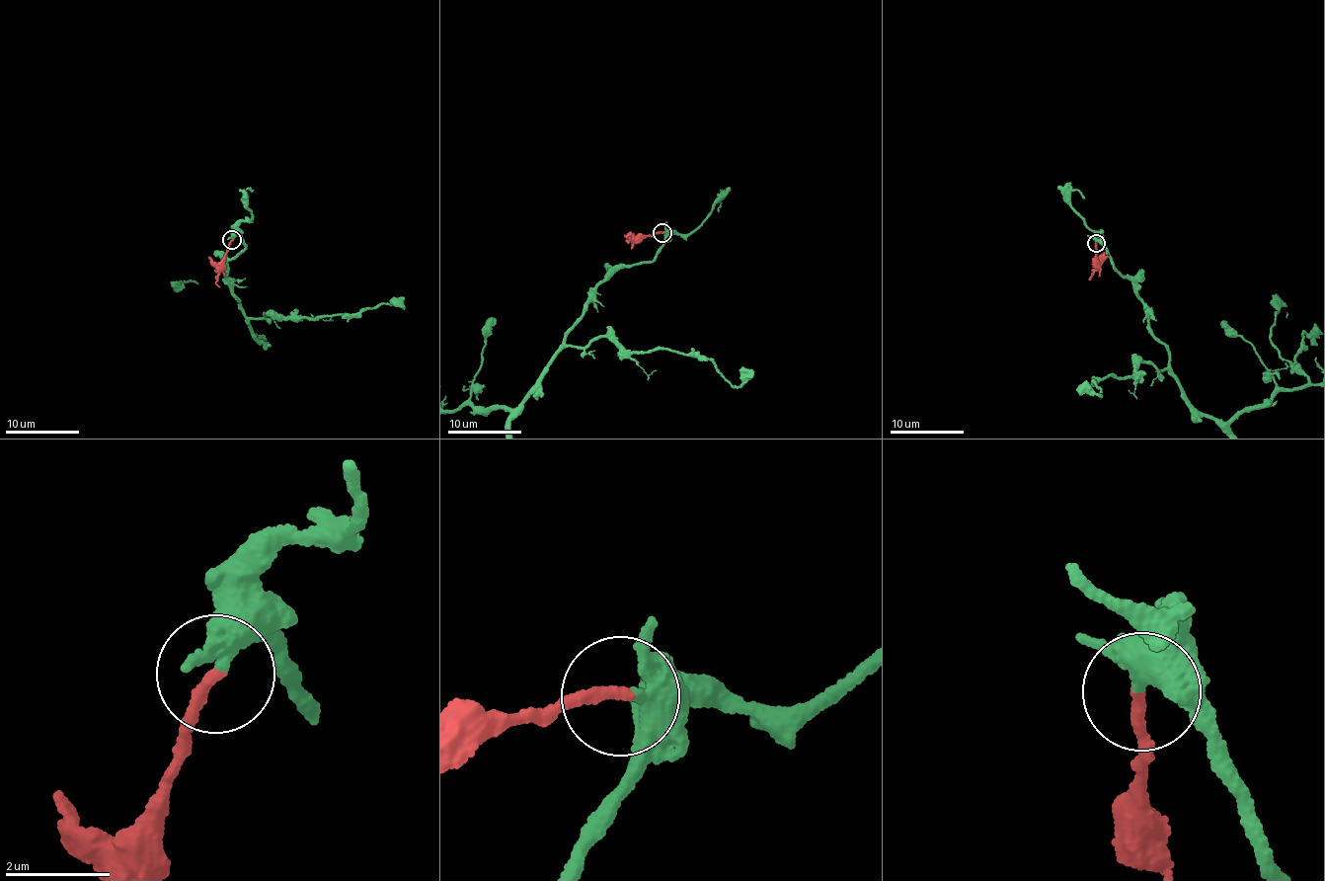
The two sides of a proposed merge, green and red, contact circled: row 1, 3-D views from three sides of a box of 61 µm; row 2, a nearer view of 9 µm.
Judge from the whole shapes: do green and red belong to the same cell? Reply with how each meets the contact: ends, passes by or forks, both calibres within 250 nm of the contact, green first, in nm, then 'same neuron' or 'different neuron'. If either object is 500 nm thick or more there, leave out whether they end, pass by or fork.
green passes by | red ends | 260/220 nm | same neuron

